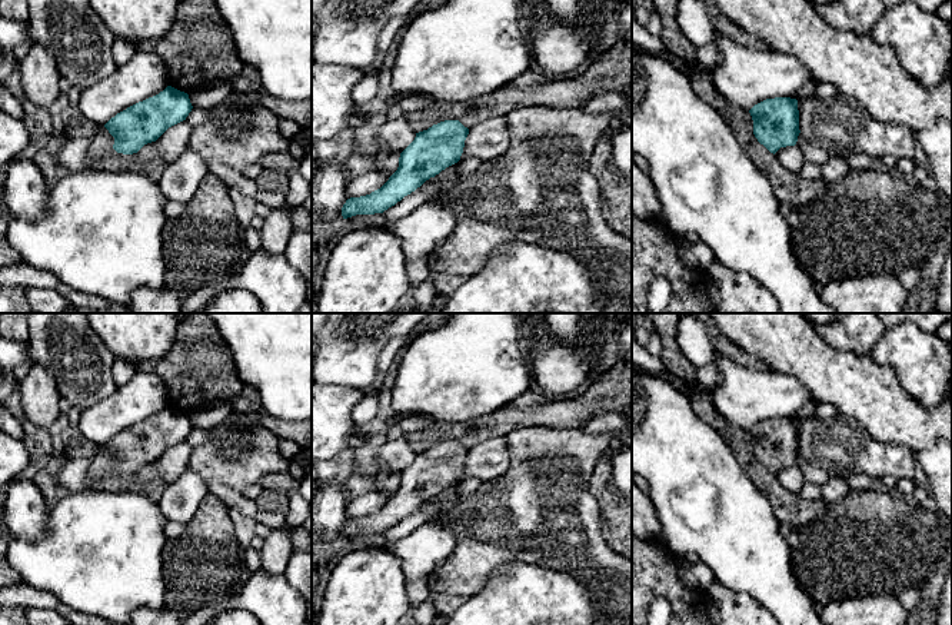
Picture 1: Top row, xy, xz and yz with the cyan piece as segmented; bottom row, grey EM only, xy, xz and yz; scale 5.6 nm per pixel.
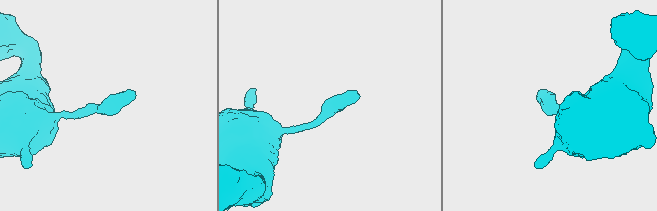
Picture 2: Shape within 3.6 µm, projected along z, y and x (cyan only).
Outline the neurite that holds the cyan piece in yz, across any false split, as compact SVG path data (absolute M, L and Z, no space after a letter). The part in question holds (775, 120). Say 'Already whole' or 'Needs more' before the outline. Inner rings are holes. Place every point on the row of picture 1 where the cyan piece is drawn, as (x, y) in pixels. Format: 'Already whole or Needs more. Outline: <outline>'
Already whole. Outline: M790 97L766 99L749 110L753 134L770 153L795 146L799 130L798 100Z

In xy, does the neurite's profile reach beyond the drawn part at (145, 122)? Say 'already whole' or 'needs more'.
already whole

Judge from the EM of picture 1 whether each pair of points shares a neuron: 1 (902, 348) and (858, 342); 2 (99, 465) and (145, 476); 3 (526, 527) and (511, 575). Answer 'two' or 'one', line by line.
1: two
2: one
3: two

